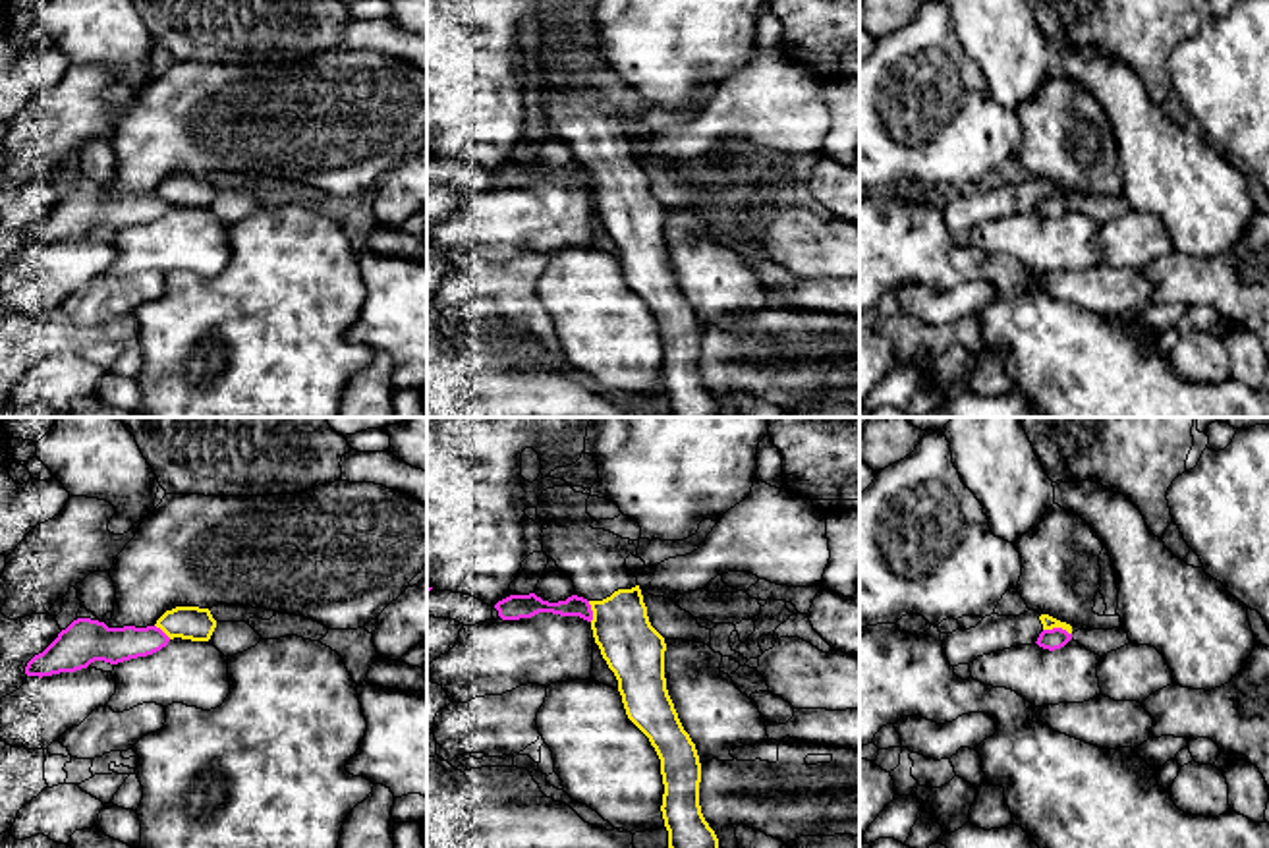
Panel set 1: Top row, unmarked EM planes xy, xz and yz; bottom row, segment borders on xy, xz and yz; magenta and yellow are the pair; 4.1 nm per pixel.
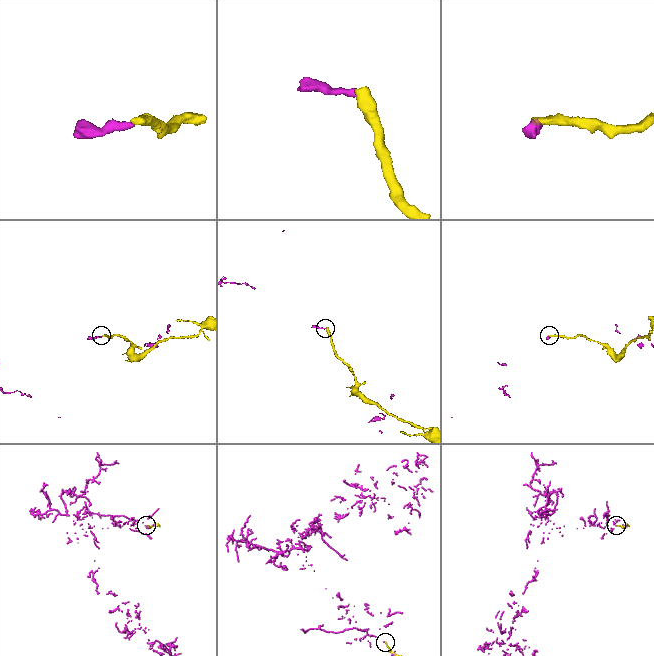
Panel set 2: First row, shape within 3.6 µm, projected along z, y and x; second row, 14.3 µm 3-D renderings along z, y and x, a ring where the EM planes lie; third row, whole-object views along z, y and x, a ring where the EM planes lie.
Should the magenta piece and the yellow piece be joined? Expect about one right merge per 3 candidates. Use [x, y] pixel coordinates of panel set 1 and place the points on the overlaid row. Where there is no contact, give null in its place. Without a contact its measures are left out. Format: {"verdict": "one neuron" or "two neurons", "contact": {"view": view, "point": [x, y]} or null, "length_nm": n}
{"verdict": "two neurons", "contact": {"view": "yz", "point": [1057, 628]}, "length_nm": 120}

